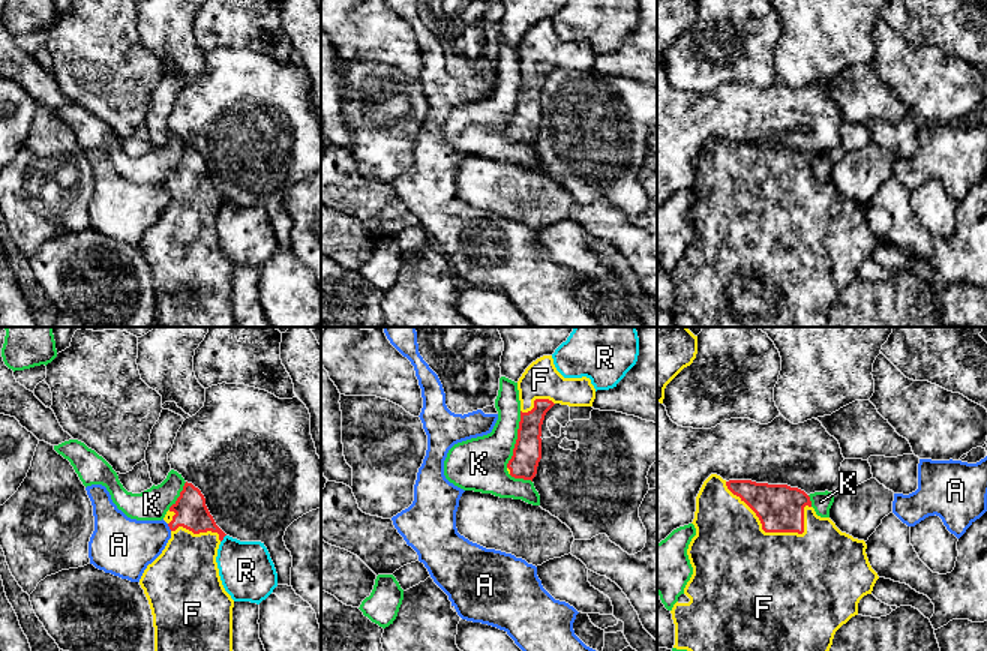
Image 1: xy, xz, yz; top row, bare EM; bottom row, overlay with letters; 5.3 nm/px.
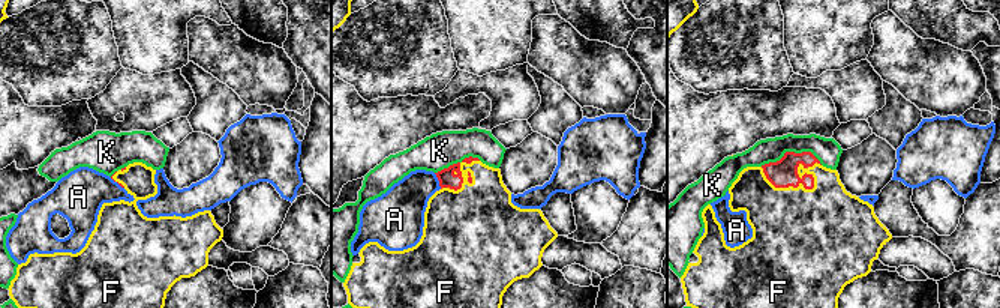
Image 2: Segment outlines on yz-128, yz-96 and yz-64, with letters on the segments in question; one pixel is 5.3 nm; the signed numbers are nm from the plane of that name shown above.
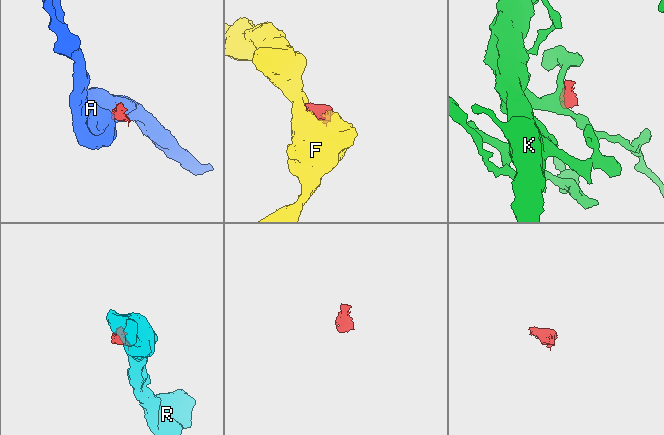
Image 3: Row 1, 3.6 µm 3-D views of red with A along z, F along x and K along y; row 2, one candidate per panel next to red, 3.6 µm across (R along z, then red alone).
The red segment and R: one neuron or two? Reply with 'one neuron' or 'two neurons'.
two neurons

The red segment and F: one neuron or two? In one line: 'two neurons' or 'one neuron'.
one neuron

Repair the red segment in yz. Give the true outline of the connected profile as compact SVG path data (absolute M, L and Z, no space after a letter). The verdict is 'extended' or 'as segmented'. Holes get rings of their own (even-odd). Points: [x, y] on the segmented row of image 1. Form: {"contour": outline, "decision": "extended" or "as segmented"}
{"contour": "M711 474L696 496L692 522L696 536L687 555L693 574L670 614L676 650L687 651L830 651L836 632L858 615L860 600L872 594L878 573L872 568L864 540L842 532L820 518L810 496L788 484L723 480Z", "decision": "extended"}

